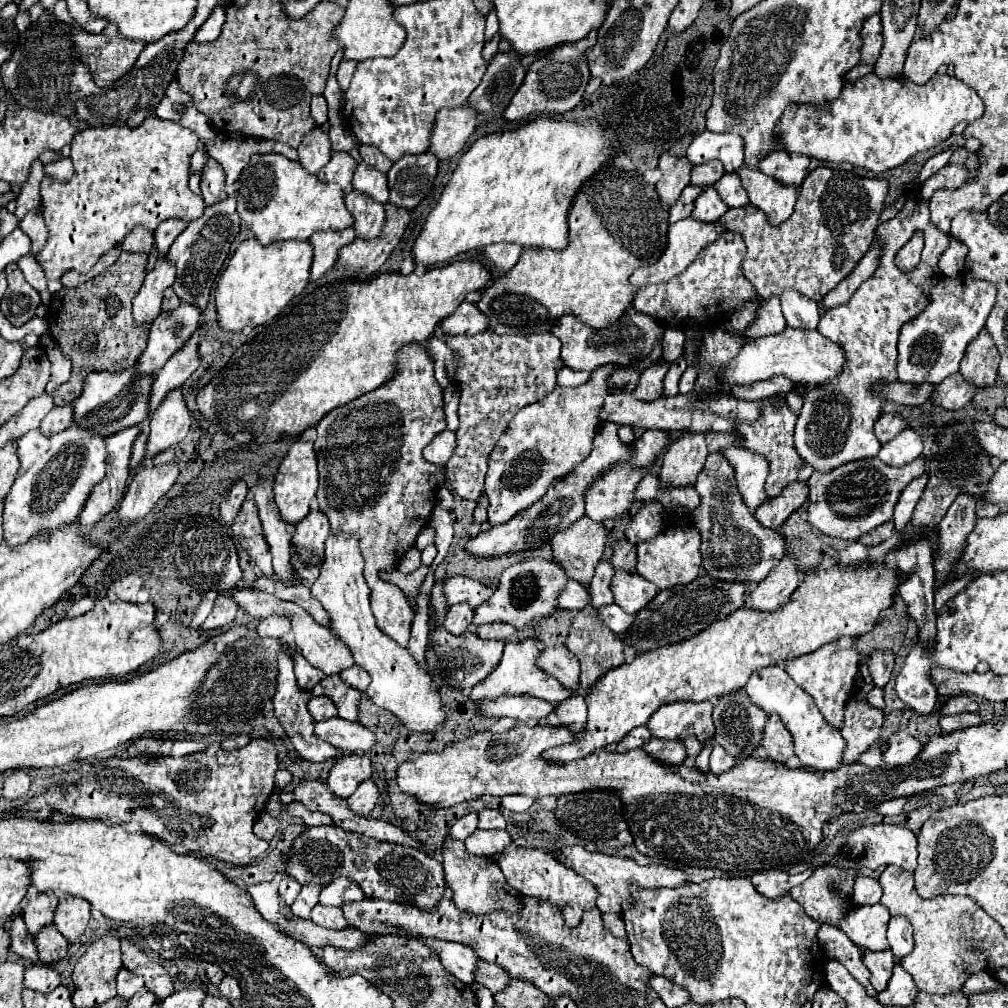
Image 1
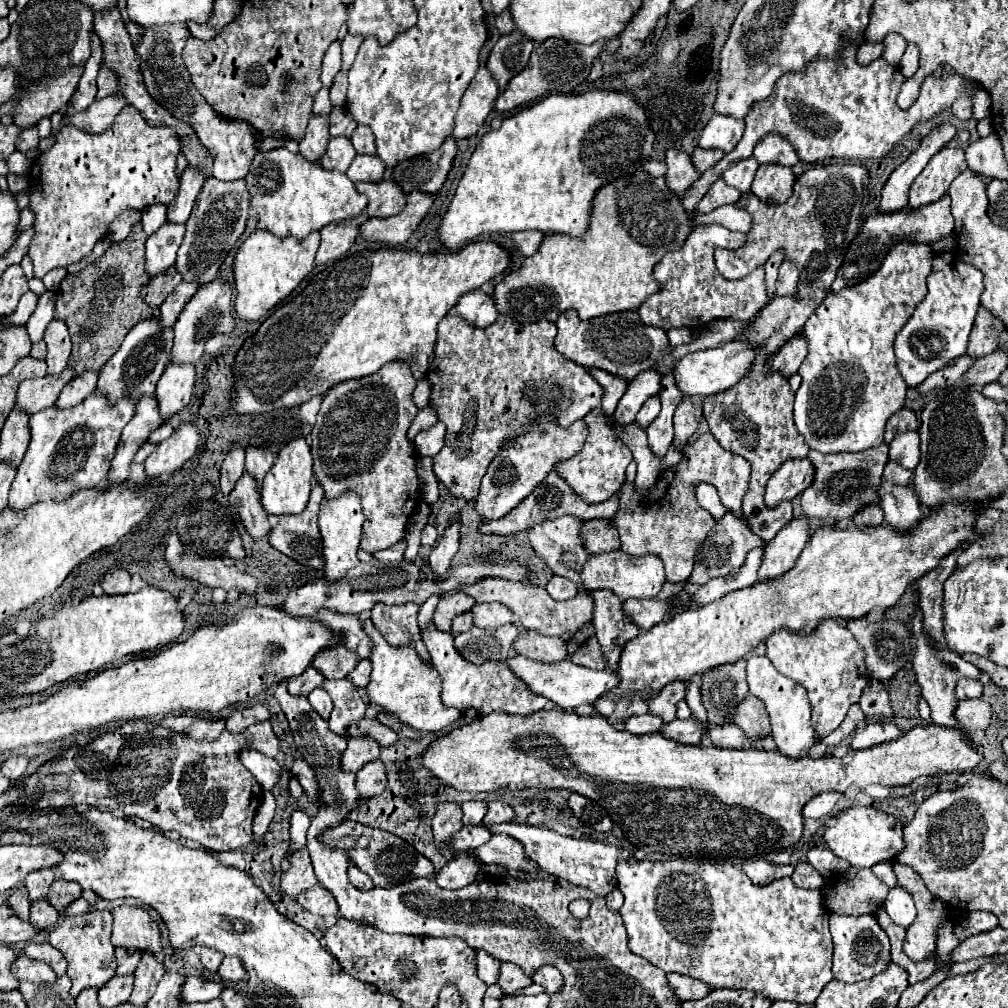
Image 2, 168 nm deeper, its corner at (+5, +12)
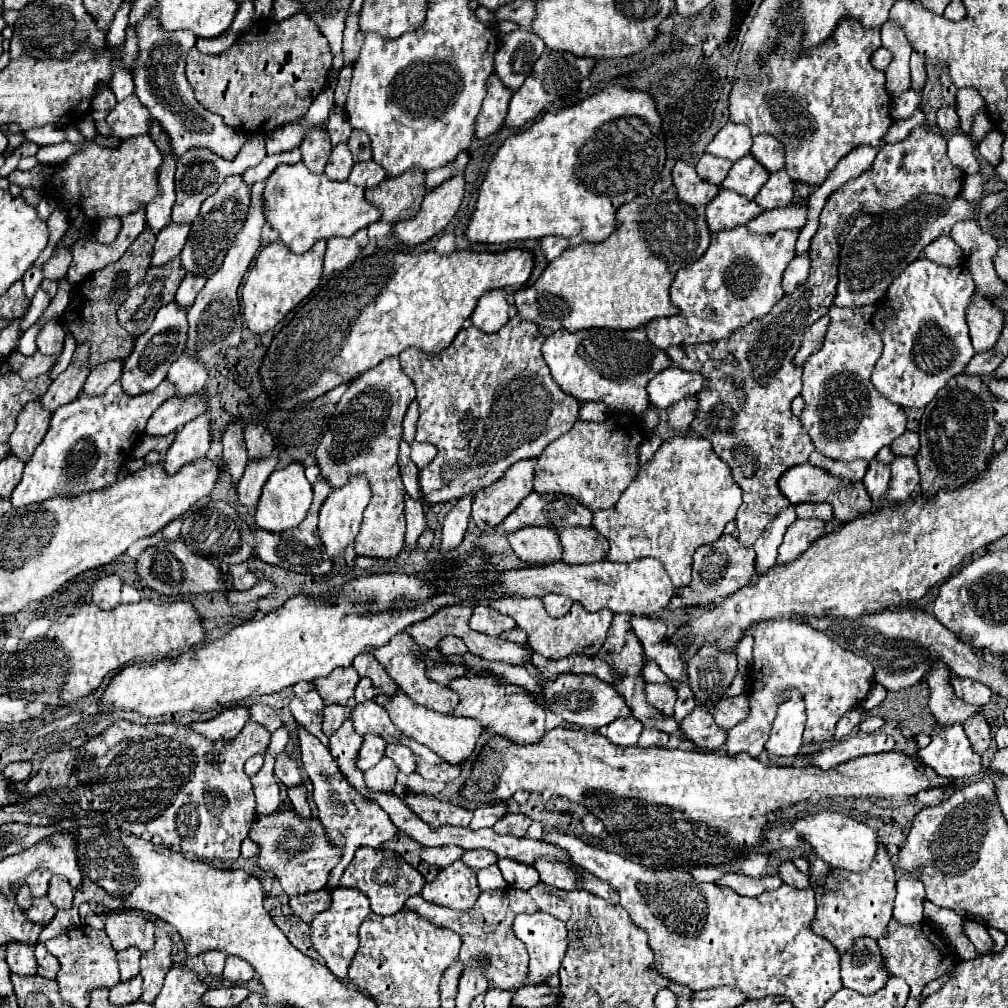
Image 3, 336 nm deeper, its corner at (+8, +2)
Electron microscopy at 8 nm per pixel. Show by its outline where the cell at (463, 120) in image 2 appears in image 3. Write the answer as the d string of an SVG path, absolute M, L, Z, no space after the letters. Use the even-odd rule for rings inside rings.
M493 74L487 82L487 96L481 106L481 114L477 116L475 138L487 138L503 126L511 96L513 92L505 88L505 84Z

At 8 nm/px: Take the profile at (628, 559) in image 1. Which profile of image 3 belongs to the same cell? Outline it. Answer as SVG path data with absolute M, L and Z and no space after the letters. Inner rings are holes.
M569 526L559 528L557 536L563 548L563 562L567 564L591 564L603 560L609 544L597 530L583 528L583 526Z

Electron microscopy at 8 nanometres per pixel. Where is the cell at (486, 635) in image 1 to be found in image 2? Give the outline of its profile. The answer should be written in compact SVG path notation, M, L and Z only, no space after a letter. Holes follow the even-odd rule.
M500 602L476 604L472 612L474 612L474 624L478 628L498 628L498 626L514 622L514 612Z

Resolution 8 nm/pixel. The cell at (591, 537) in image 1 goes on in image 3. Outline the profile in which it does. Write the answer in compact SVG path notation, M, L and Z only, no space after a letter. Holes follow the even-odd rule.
M525 526L507 534L507 540L517 558L523 562L549 564L561 560L561 544L557 542L557 532L551 528Z

